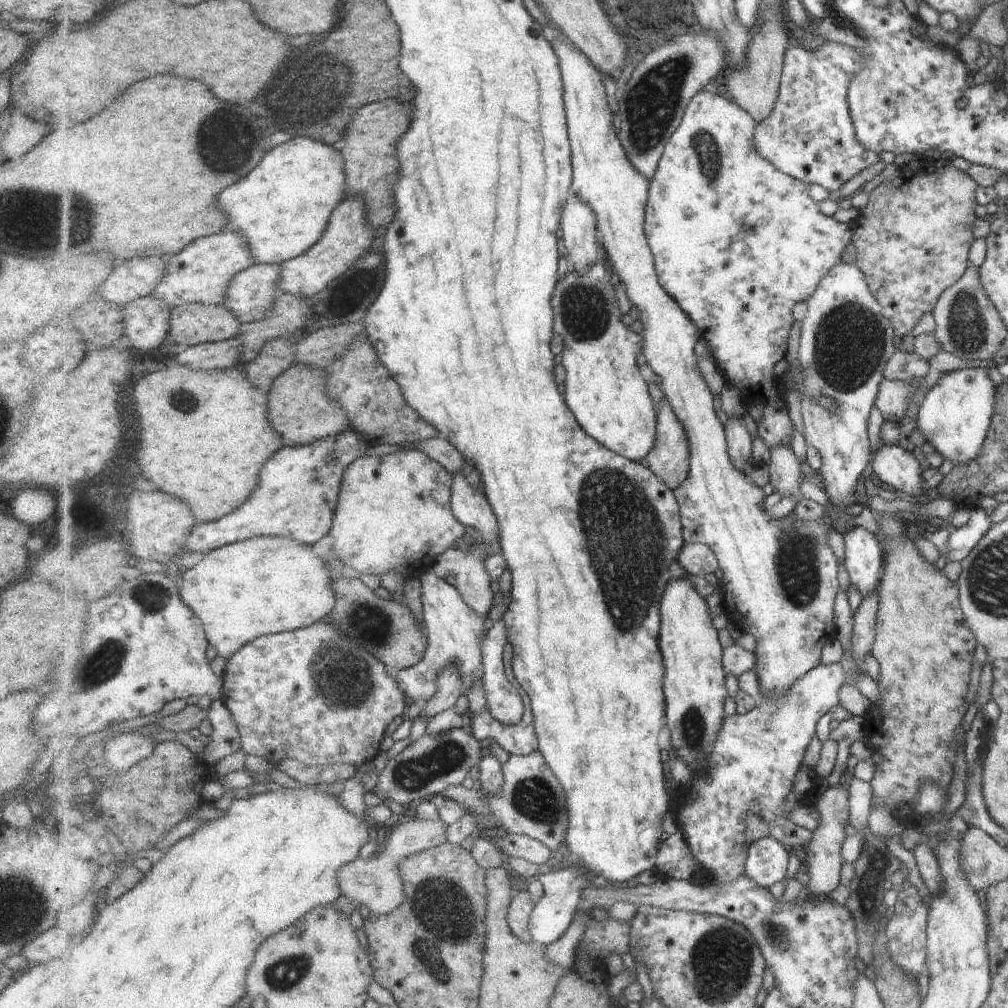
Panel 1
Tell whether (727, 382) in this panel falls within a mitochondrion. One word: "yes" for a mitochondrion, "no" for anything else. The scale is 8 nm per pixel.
no

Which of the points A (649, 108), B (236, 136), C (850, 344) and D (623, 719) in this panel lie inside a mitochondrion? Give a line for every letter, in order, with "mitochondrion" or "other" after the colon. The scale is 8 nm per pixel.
A: mitochondrion
B: mitochondrion
C: mitochondrion
D: other

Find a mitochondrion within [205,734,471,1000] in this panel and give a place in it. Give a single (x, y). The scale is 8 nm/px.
(413, 774)

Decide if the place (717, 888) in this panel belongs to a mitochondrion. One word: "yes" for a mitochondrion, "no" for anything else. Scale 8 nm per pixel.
no

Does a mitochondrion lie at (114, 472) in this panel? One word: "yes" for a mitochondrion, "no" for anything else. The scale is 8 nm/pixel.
yes

